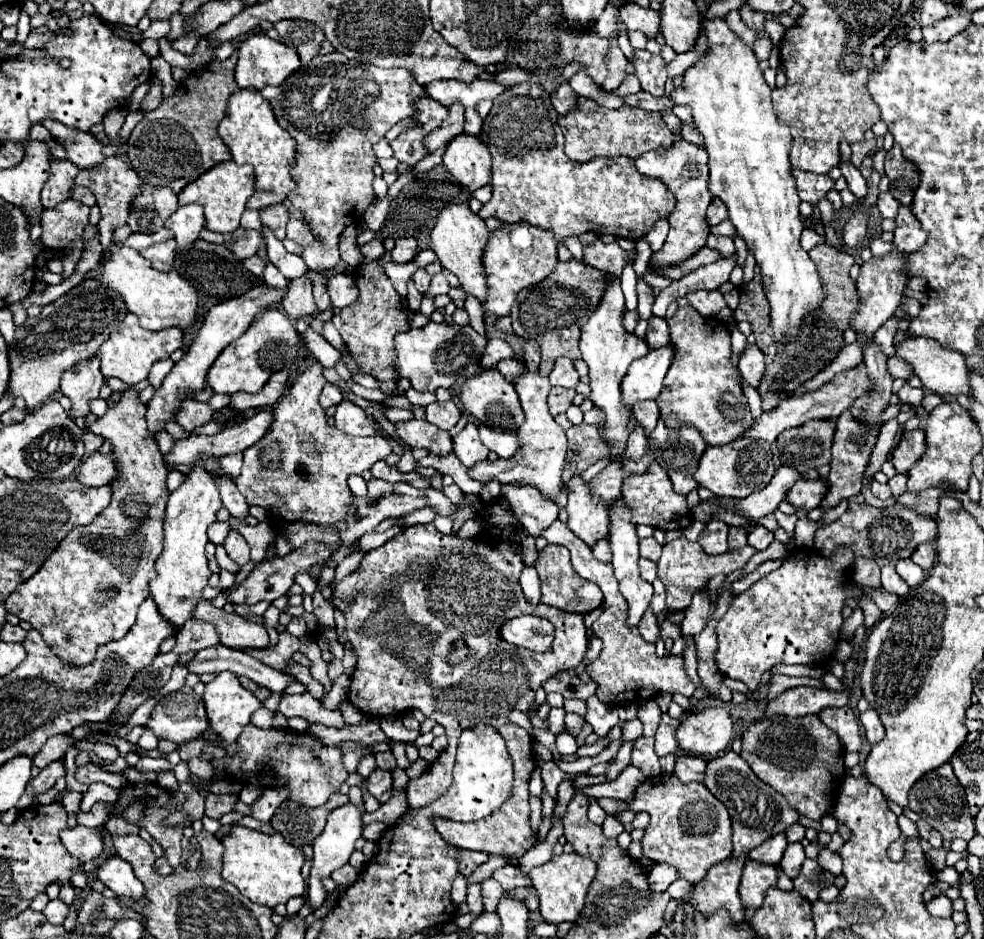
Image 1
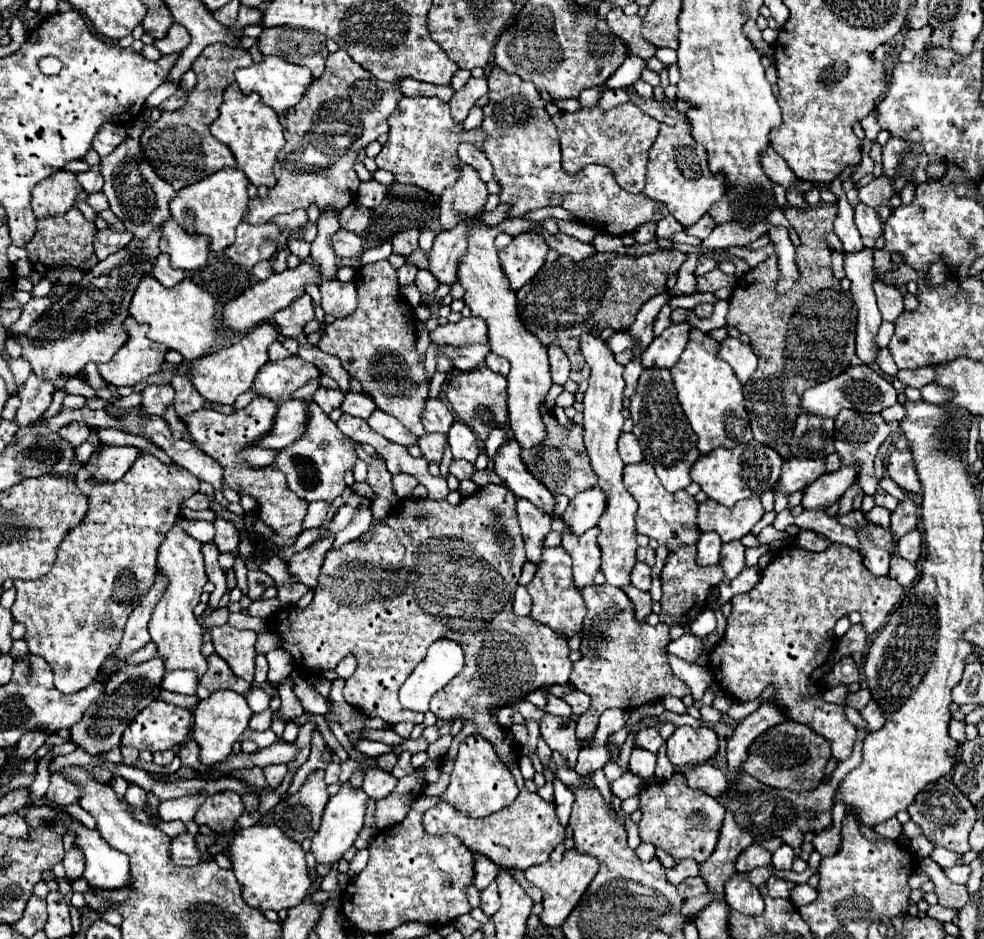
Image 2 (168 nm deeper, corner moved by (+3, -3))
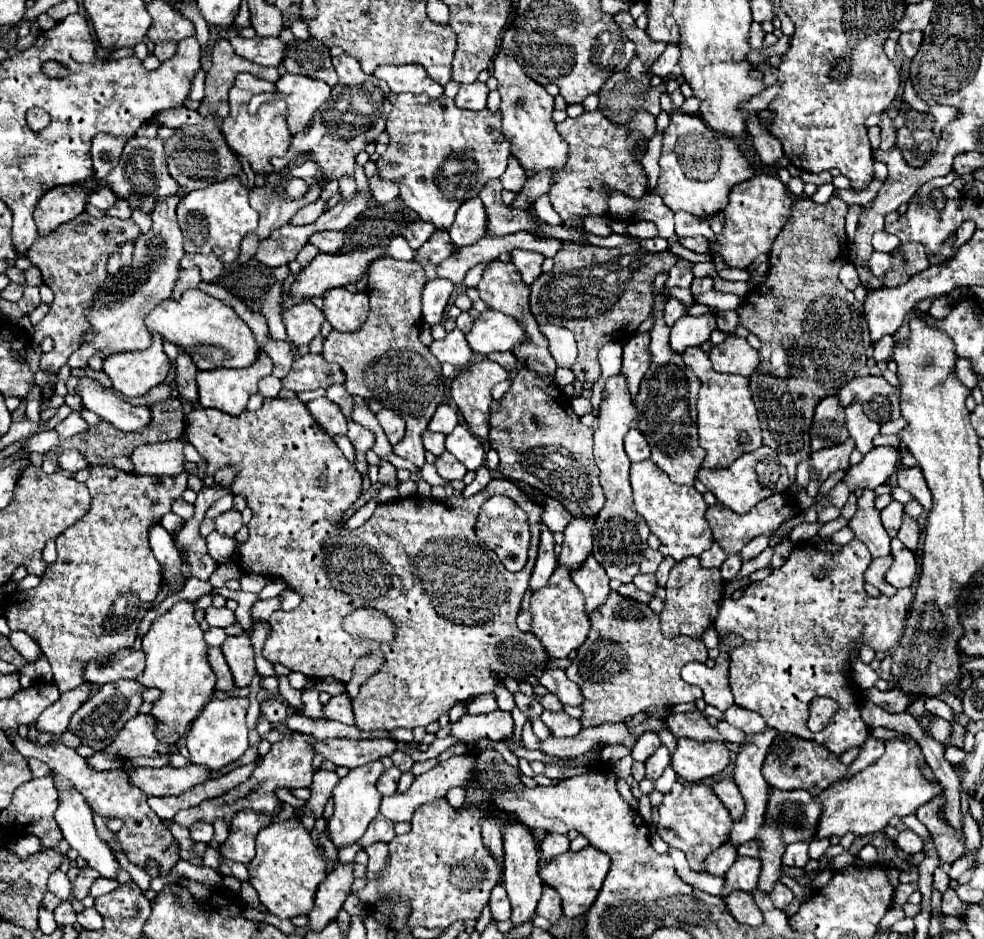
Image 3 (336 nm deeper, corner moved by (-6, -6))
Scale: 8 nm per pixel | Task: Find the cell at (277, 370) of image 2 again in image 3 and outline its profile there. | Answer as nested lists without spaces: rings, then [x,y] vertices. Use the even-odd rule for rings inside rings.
[[[312,353],[294,361],[290,373],[282,379],[282,387],[294,393],[314,391],[318,387],[326,389],[334,383],[344,383],[344,371],[338,365],[328,363],[322,355]]]

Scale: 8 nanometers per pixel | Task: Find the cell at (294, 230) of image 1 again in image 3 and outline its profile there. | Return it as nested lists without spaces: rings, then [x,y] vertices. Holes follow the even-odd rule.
[[[308,243],[300,253],[298,253],[298,257],[296,257],[296,261],[302,265],[302,267],[306,267],[314,257],[318,255],[318,247],[314,247],[312,243]]]

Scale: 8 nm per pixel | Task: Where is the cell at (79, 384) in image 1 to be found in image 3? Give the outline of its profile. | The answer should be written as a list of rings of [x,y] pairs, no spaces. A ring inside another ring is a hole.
[[[76,447],[66,449],[66,451],[60,455],[60,467],[62,467],[62,469],[66,469],[66,471],[76,473],[76,471],[84,469],[86,465],[88,465],[88,463],[86,463],[86,457],[84,457],[84,455],[82,455],[82,451],[78,451]]]

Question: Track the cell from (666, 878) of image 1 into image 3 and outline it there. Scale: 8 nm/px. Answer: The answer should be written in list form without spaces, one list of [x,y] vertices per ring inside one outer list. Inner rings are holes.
[[[724,843],[722,847],[718,847],[718,851],[714,851],[712,855],[708,855],[704,859],[704,873],[710,875],[726,875],[726,871],[732,867],[732,863],[736,861],[736,851],[734,847],[730,847],[728,843]]]

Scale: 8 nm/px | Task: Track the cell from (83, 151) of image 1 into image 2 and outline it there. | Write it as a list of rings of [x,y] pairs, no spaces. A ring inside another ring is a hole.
[[[91,166],[89,172],[77,174],[77,180],[79,180],[79,184],[83,186],[83,190],[85,190],[87,194],[101,192],[101,188],[103,188],[103,178],[101,178],[101,174],[97,172],[97,168],[99,168],[99,166]]]

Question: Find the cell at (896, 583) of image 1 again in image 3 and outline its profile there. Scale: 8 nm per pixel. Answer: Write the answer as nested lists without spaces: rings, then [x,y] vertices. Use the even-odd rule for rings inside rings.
[[[864,489],[864,495],[858,499],[858,511],[848,521],[848,527],[856,533],[872,553],[872,557],[888,557],[890,555],[890,535],[882,527],[880,511],[874,507],[874,491]]]

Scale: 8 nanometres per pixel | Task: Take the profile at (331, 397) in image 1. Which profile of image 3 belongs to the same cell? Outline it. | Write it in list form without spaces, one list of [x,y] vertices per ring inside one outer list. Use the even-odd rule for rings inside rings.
[[[344,385],[328,387],[328,389],[326,389],[326,397],[328,397],[332,403],[336,403],[346,417],[350,417],[350,411],[352,411],[352,395],[346,391]]]

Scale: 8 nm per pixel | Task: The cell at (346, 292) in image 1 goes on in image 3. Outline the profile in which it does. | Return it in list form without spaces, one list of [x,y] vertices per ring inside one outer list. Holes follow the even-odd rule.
[[[330,289],[324,295],[324,315],[338,331],[356,331],[368,317],[366,293],[350,293],[348,289]]]

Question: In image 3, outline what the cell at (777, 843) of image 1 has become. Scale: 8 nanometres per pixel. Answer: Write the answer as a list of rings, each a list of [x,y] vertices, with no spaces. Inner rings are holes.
[[[738,857],[736,863],[730,867],[730,871],[725,875],[725,884],[721,897],[725,898],[734,889],[742,889],[742,891],[752,893],[756,889],[756,885],[758,885],[760,869],[762,869],[762,861],[760,859]]]

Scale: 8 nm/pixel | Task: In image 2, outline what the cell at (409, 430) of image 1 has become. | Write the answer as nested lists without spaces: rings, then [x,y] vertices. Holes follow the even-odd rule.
[[[375,410],[369,418],[367,418],[367,424],[371,426],[371,430],[375,430],[377,434],[385,436],[387,440],[395,442],[395,444],[401,444],[401,446],[411,446],[411,444],[417,444],[419,440],[415,436],[411,436],[409,432],[405,432],[405,426],[399,424],[397,418],[381,412],[381,410]]]

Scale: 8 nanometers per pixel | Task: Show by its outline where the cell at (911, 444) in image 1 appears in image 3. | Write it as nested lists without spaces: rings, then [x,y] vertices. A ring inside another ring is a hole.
[[[902,467],[898,471],[898,485],[902,489],[906,489],[908,493],[912,493],[914,499],[924,509],[930,511],[930,507],[932,507],[932,495],[930,495],[930,489],[928,489],[928,485],[924,481],[924,475],[922,475],[920,467]]]

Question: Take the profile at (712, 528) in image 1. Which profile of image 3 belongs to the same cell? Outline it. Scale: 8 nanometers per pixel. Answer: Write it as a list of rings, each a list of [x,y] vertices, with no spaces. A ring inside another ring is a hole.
[[[714,543],[714,545],[712,545],[708,551],[704,551],[702,557],[700,557],[702,567],[708,567],[708,569],[720,567],[724,561],[726,561],[726,551],[724,551],[722,547],[718,547],[718,543]]]

